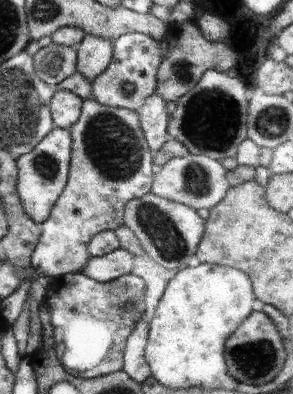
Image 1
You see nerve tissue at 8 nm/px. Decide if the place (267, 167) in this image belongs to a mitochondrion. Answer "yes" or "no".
no

